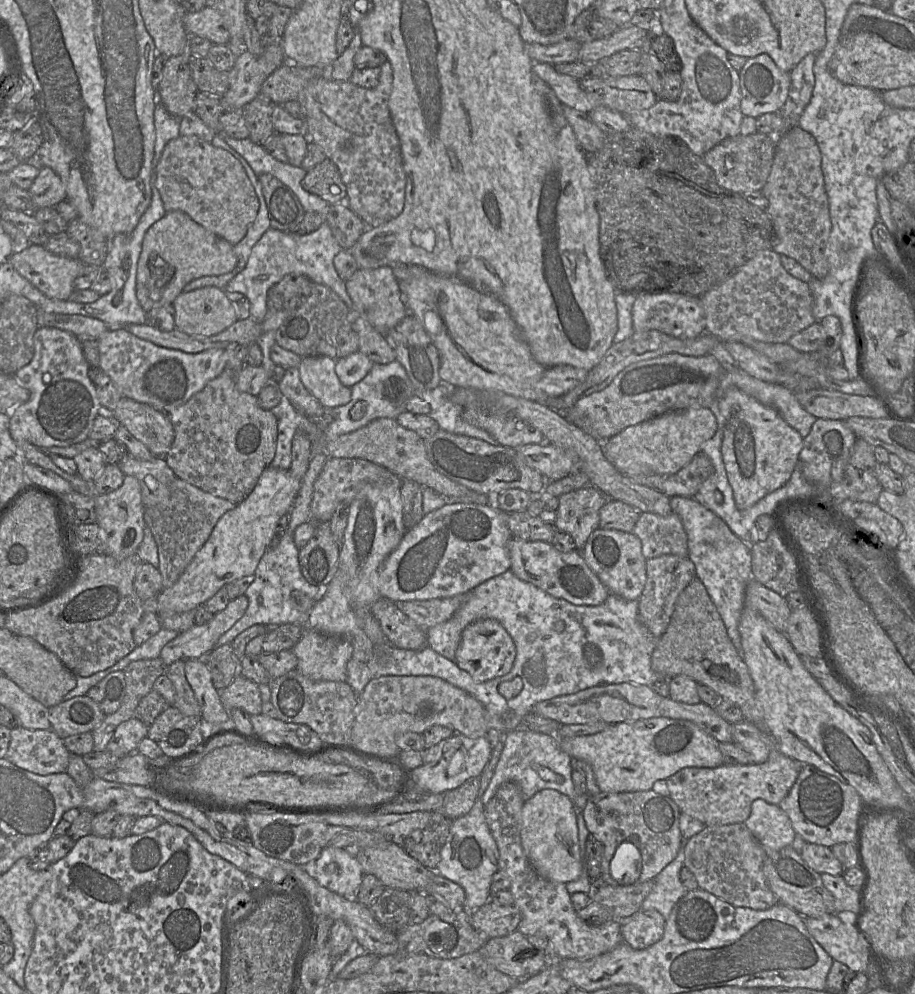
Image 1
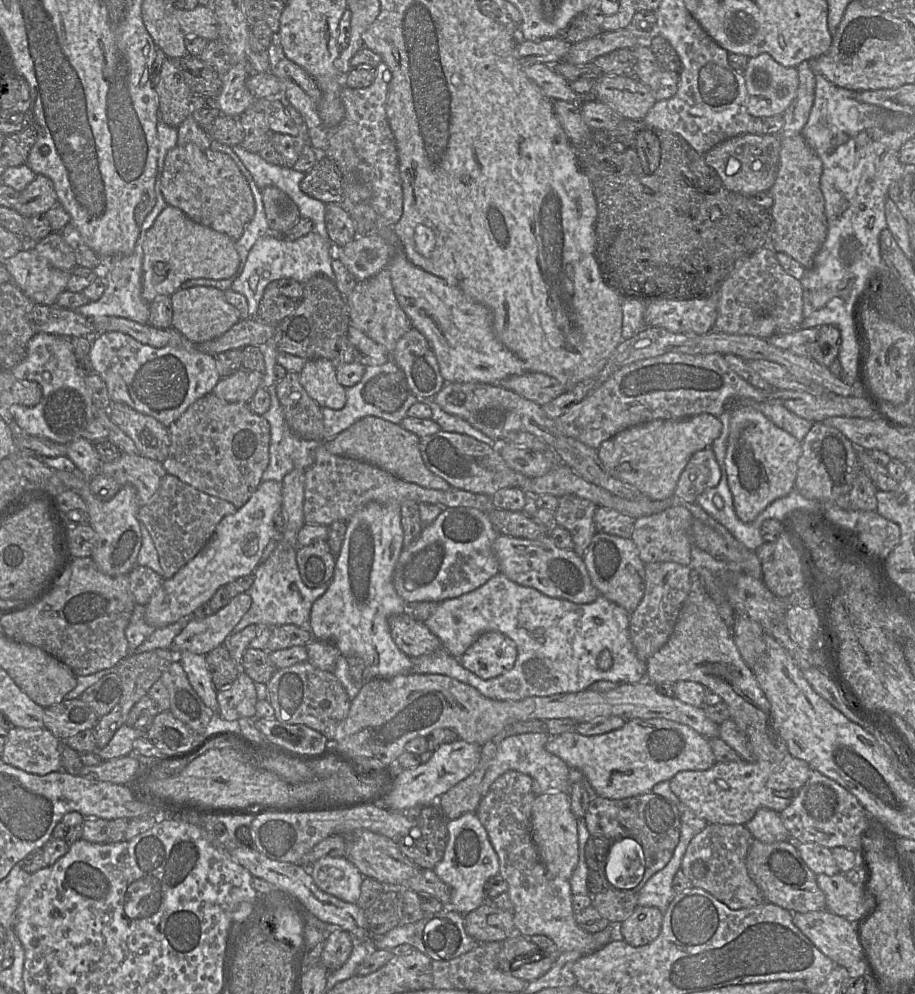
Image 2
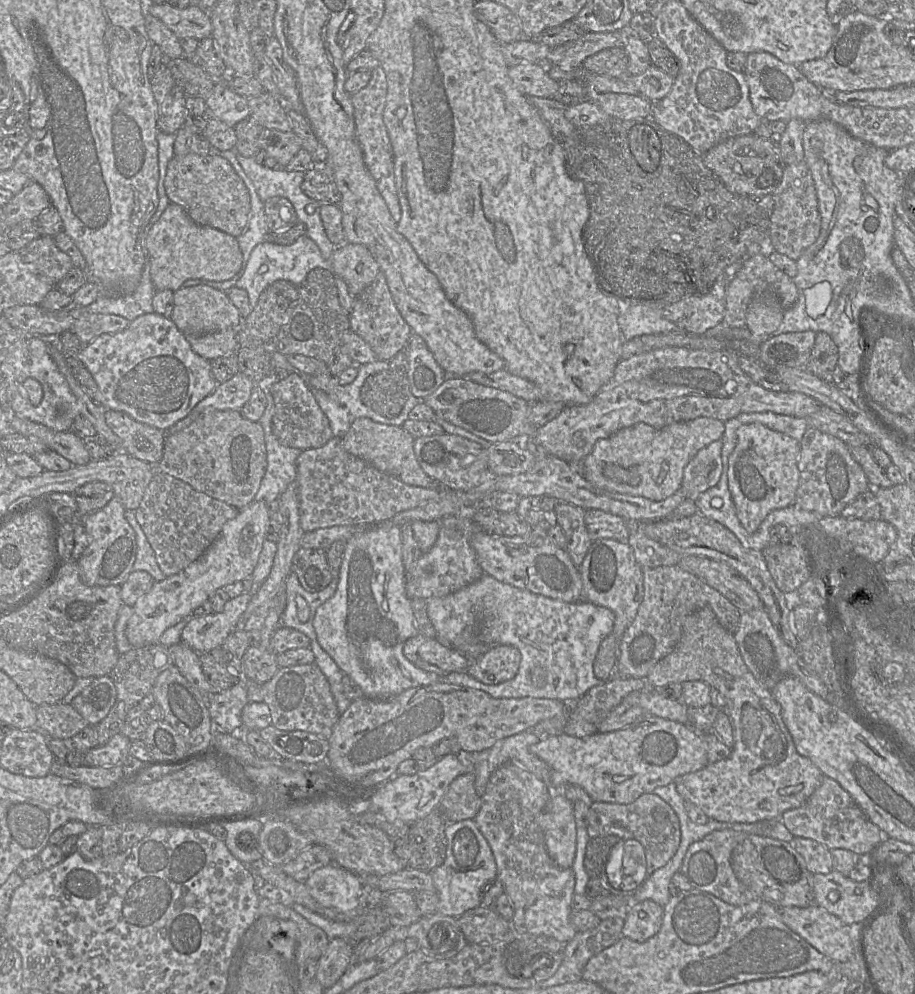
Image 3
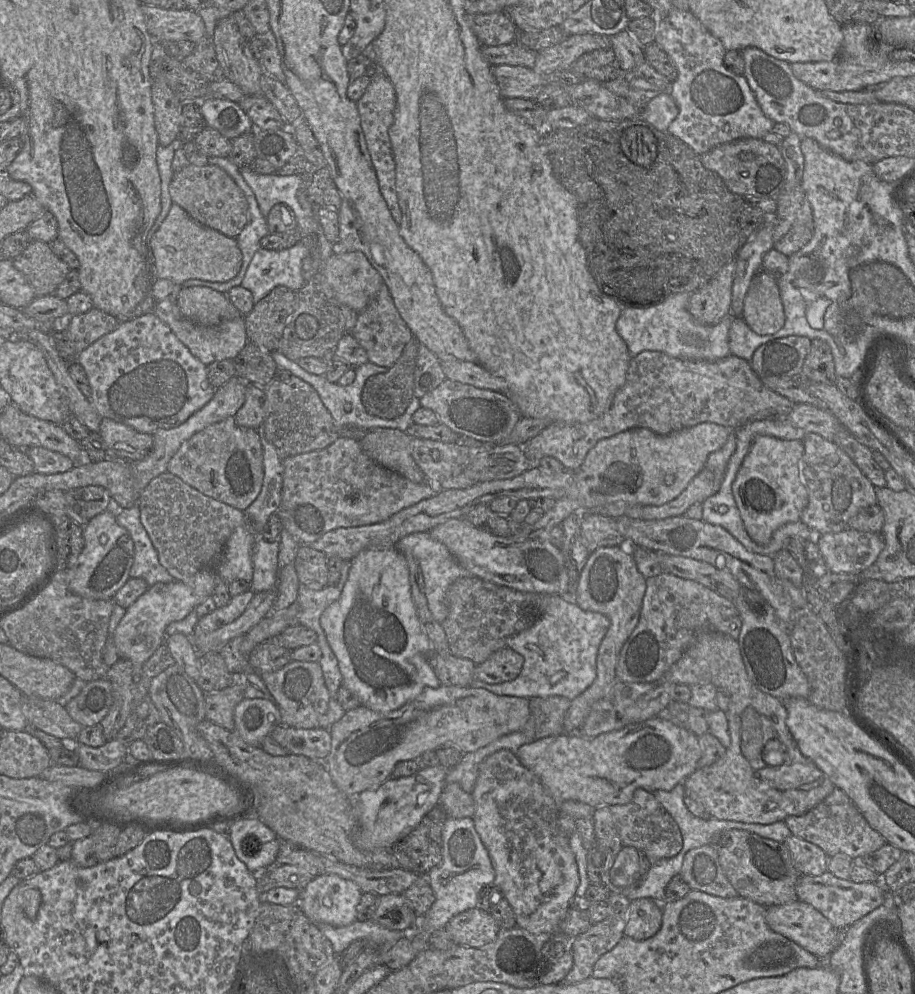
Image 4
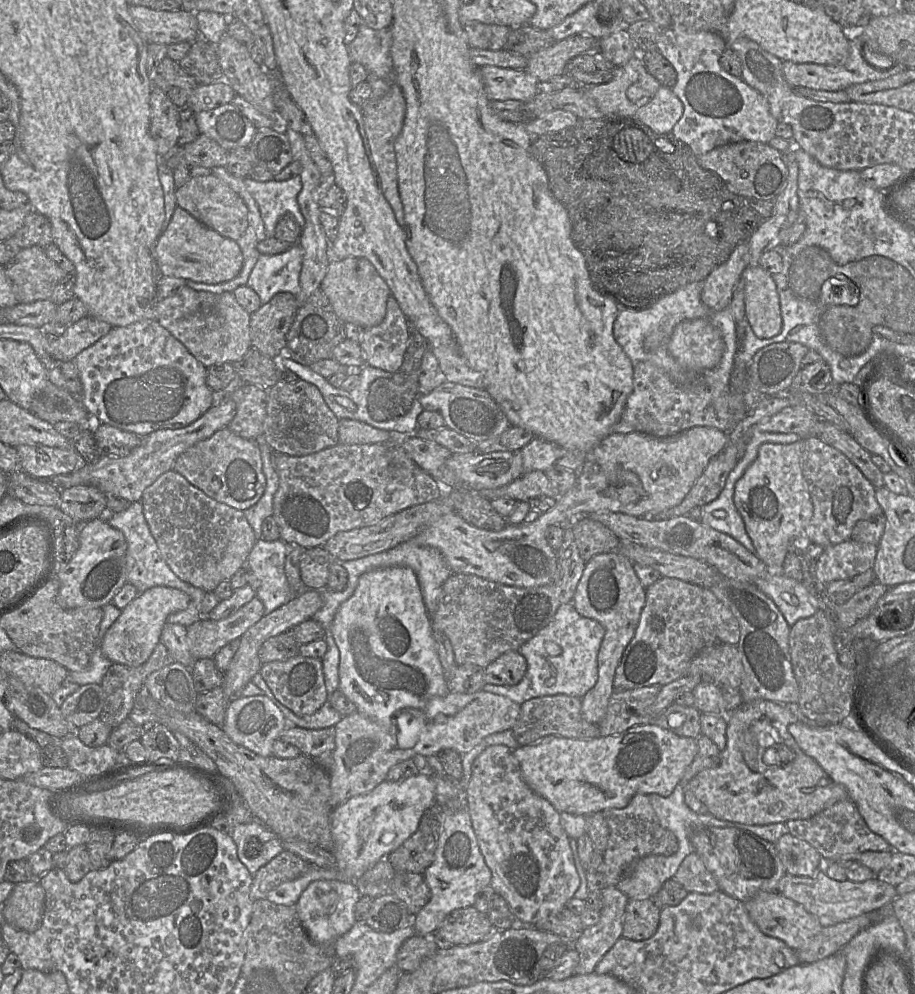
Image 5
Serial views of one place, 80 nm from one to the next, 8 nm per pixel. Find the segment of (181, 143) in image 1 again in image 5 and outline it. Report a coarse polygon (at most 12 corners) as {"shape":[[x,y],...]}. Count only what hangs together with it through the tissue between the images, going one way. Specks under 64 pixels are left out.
{"shape":[[211,173],[176,188],[177,206],[223,237],[247,228],[243,199]]}

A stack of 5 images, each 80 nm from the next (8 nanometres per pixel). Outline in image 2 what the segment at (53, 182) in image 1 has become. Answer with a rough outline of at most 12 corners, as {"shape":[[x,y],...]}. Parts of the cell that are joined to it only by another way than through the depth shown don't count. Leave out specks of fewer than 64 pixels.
{"shape":[[38,174],[13,209],[29,218],[57,203],[53,182]]}

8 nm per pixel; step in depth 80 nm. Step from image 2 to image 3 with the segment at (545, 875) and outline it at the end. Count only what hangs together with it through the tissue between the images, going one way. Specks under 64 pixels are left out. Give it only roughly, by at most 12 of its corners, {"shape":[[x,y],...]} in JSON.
{"shape":[[505,763],[473,820],[512,930],[566,944],[575,875],[549,856],[550,787]]}

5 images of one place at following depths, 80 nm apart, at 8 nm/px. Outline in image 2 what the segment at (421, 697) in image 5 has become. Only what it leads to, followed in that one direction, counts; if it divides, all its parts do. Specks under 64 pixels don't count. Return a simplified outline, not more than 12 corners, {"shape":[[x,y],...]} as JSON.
{"shape":[[400,505],[348,520],[311,636],[362,659],[365,681],[412,673],[389,617]]}

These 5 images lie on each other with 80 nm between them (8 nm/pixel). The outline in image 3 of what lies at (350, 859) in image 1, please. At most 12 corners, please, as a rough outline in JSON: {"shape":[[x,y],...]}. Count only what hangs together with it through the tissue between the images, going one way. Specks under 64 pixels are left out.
{"shape":[[334,862],[305,882],[322,906],[357,915],[361,877]]}

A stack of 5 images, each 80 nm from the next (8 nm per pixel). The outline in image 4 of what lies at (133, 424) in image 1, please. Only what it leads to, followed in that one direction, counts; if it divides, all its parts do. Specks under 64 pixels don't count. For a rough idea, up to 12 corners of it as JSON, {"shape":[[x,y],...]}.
{"shape":[[102,418],[98,434],[108,456],[135,462],[153,437]]}

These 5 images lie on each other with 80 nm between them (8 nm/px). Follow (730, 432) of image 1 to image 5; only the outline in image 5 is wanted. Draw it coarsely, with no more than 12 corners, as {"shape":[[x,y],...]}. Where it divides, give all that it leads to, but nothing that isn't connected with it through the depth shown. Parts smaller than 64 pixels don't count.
{"shape":[[804,440],[763,443],[734,504],[771,571],[813,503]]}

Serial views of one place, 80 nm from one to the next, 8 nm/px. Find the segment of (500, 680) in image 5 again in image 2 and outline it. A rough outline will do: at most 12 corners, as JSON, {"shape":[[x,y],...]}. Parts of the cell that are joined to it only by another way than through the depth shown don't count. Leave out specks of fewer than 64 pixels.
{"shape":[[490,631],[460,657],[488,680],[510,671],[516,643]]}

